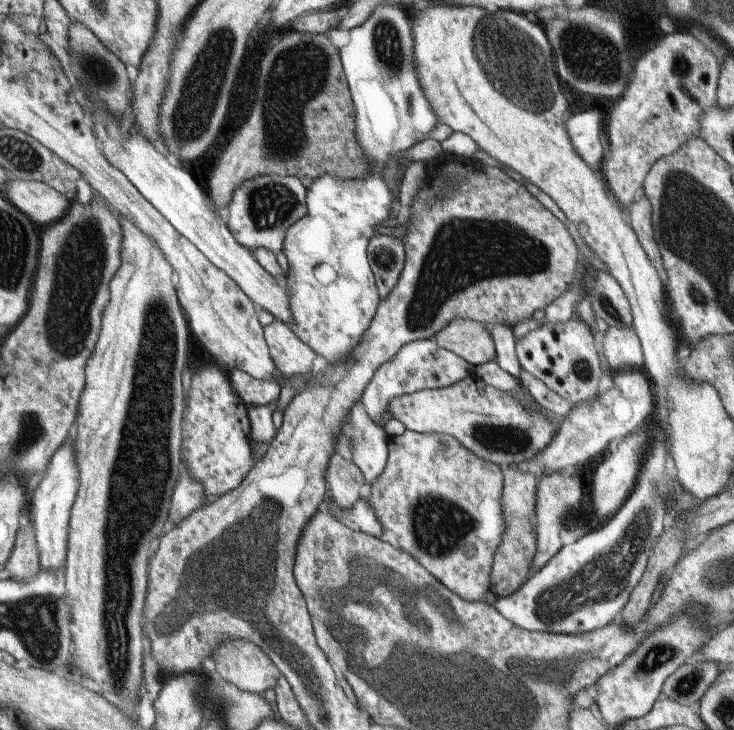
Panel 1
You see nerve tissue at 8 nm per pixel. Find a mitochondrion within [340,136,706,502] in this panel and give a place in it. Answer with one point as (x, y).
(463, 252)

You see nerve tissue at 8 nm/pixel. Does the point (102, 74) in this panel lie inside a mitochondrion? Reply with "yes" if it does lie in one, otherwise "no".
yes

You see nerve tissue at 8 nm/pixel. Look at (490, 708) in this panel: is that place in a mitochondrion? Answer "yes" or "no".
yes

